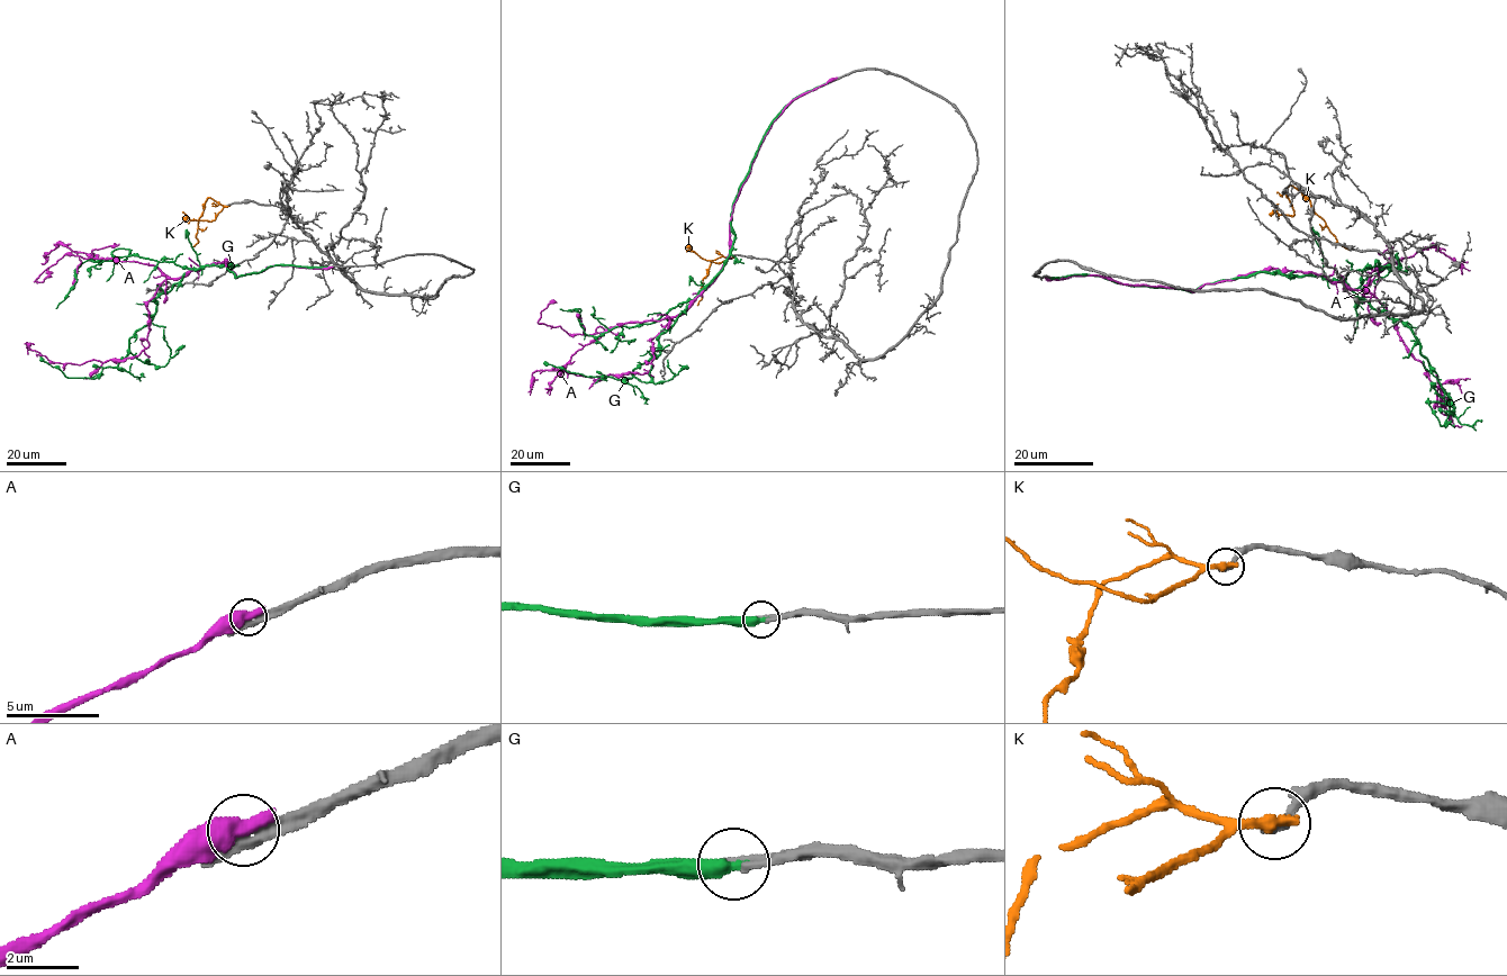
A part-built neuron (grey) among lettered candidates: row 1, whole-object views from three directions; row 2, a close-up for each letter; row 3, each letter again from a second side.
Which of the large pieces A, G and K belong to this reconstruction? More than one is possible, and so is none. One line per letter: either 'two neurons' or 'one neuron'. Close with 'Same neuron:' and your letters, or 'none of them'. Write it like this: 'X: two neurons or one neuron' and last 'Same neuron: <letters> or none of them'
A: two neurons
G: one neuron
K: two neurons
Same neuron: G

